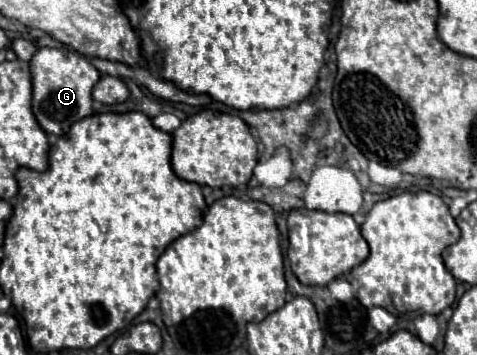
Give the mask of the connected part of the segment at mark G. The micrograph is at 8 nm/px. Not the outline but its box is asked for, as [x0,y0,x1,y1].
[30,48,100,136]

